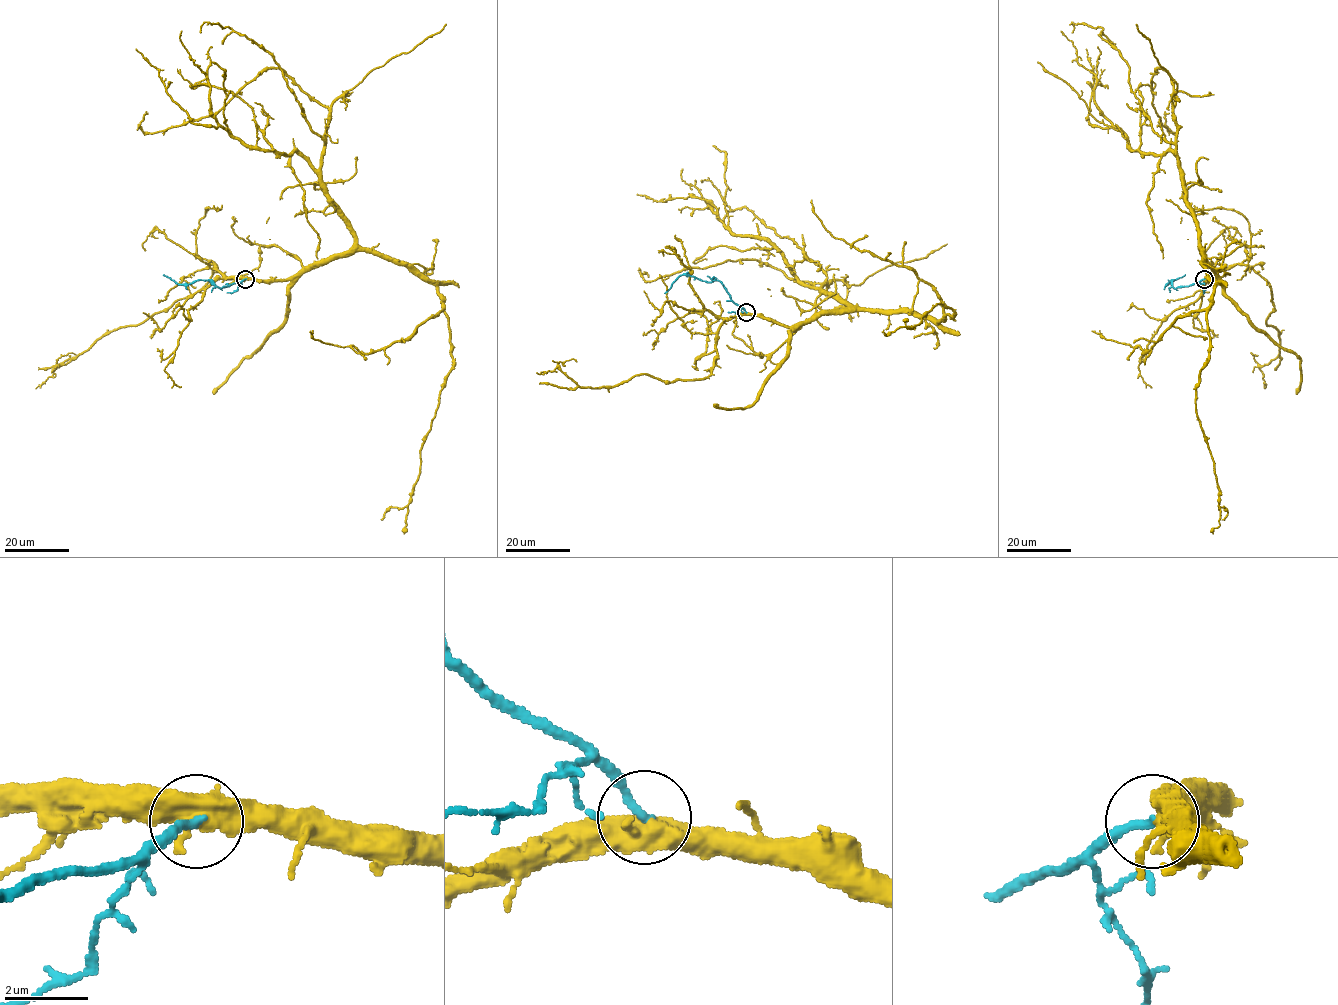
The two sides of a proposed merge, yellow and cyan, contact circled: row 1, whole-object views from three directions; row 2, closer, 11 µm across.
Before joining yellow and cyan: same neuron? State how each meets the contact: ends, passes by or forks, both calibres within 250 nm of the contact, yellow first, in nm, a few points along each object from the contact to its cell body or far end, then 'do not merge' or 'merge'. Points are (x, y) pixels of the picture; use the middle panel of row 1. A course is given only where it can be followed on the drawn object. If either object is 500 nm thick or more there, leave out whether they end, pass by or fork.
yellow forks there; cyan ends there; 480 nm thick on the yellow side, 200 nm on the other; yellow runs (746, 312), (797, 326), (855, 307), (823, 289), (830, 281), (798, 282), (755, 259), (648, 277); cyan runs (746, 312), (731, 300), (718, 280), (708, 282), (681, 275), (664, 293); merge

